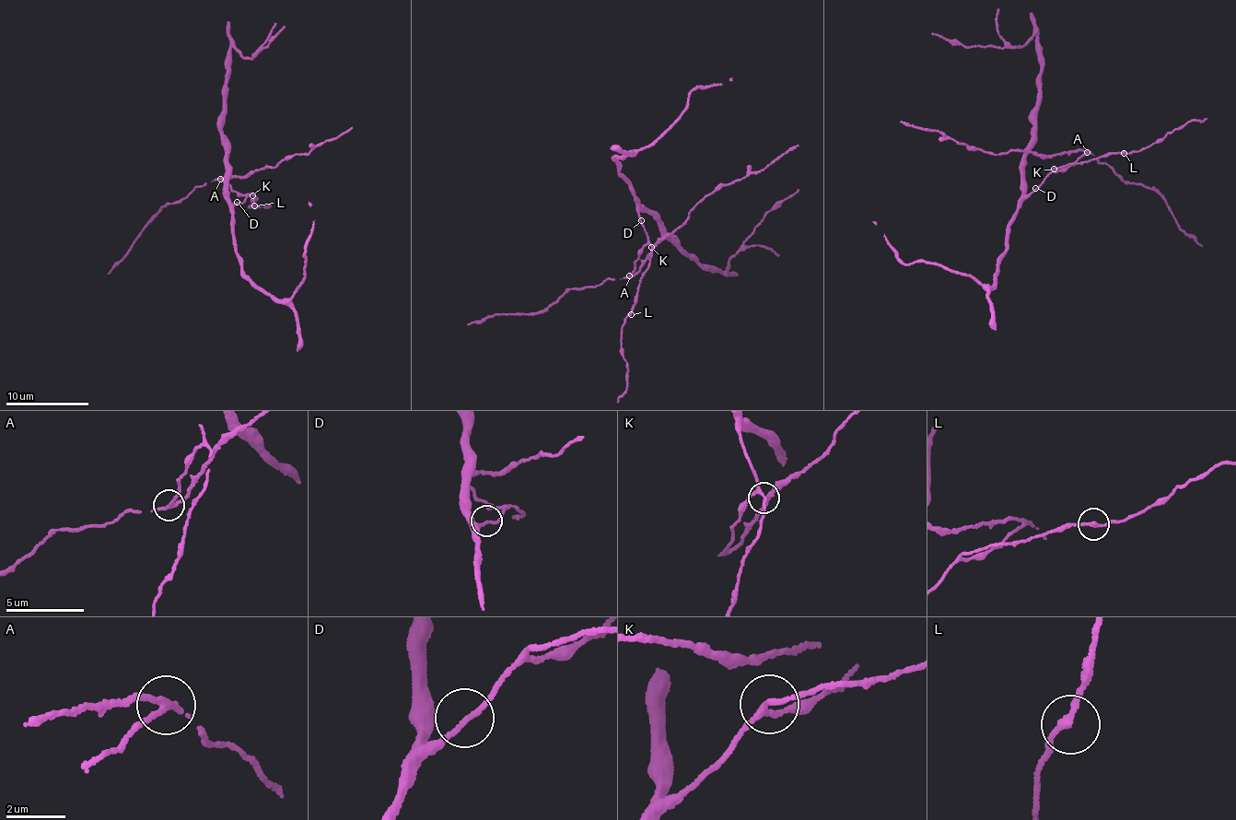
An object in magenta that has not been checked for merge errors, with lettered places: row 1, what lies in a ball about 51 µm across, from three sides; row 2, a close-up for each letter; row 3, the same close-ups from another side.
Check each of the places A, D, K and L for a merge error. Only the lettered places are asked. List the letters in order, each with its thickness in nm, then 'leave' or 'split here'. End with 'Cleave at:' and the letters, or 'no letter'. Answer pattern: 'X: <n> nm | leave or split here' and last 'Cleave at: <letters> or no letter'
A: 220 nm | split here
D: 150 nm | leave
K: 160 nm | leave
L: 200 nm | leave
Cleave at: A

